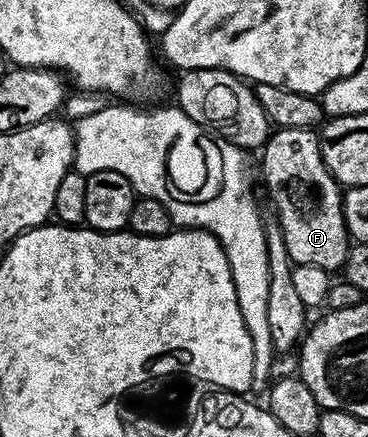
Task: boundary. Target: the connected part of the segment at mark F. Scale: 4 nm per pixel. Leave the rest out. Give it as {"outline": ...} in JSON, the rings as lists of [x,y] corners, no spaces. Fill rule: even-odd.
{"outline":[[[276,128],[262,148],[264,184],[272,199],[274,219],[281,226],[282,238],[293,265],[318,266],[332,274],[343,269],[350,237],[344,221],[341,185],[330,174],[320,153],[320,138],[313,129]]]}

